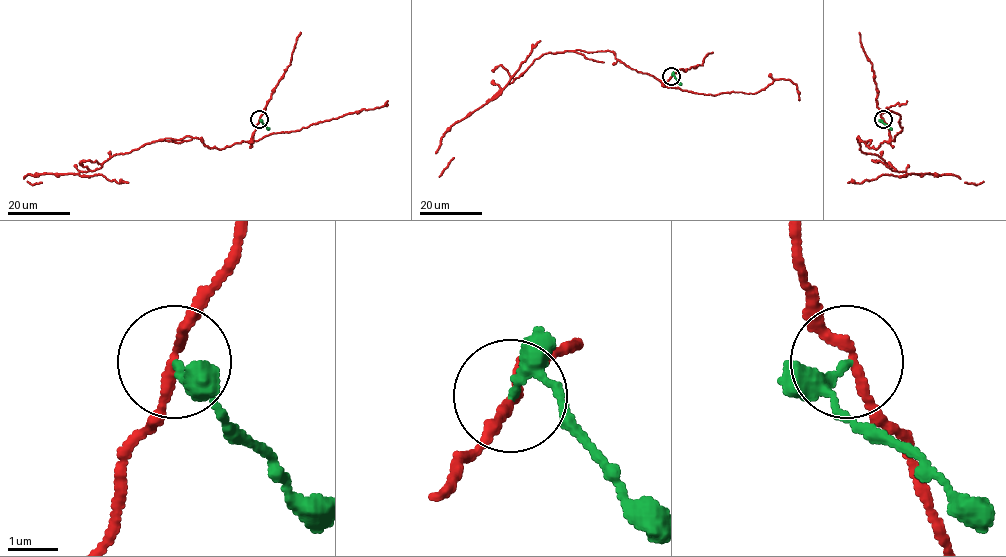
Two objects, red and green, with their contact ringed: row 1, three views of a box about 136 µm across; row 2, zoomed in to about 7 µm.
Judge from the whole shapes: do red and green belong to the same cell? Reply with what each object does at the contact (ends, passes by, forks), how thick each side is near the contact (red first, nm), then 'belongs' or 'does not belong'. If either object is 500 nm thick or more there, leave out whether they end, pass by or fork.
red passes by; green passes by; 180 nm thick on the red side, 180 nm on the other; does not belong

